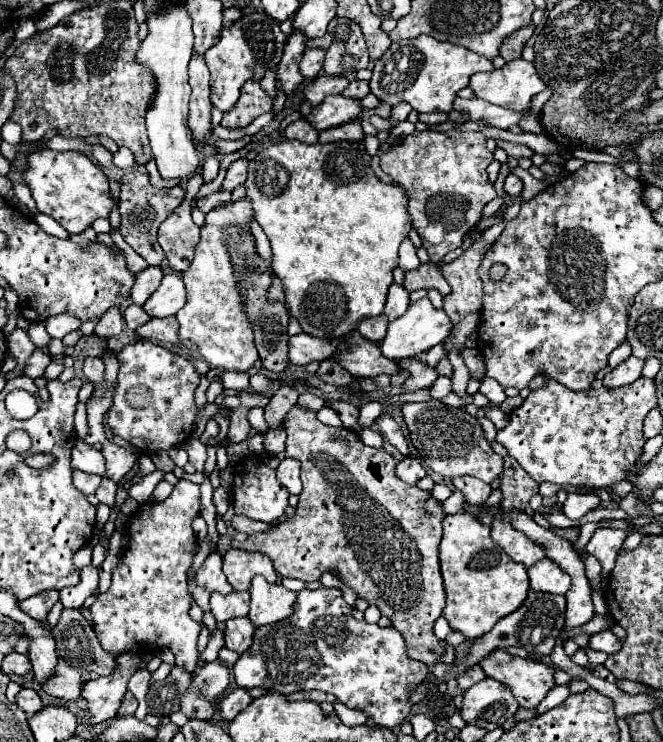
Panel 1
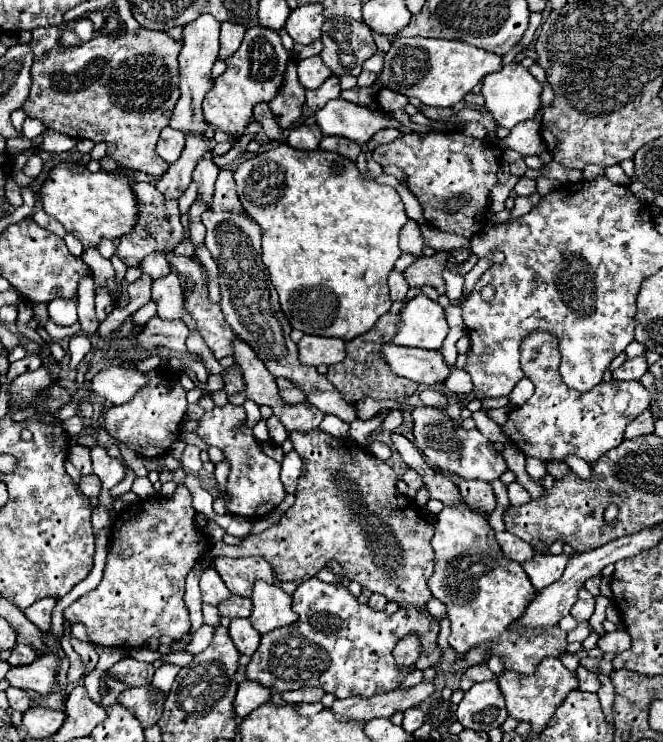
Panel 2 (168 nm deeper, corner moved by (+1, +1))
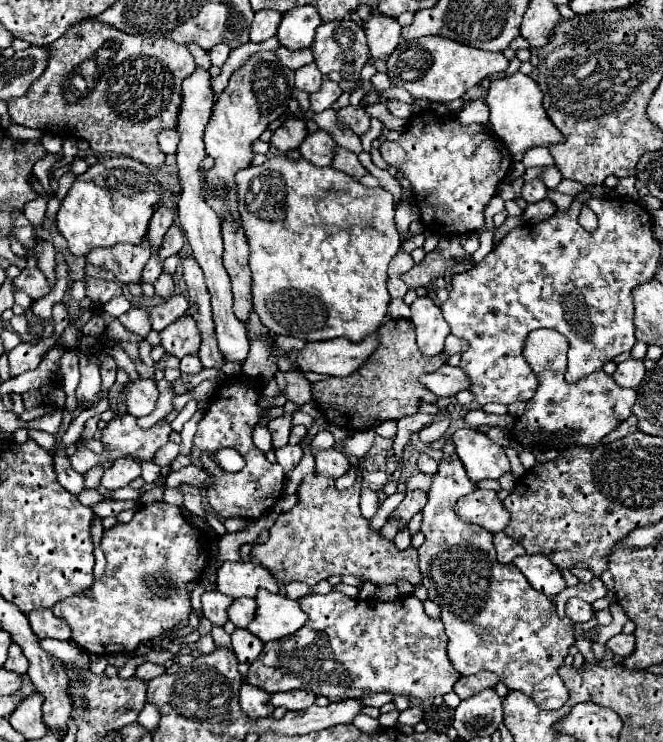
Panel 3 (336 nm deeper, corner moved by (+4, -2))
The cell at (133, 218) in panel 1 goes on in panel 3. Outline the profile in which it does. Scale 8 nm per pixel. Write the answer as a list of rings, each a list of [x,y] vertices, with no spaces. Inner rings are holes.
[[[145,238],[143,244],[139,246],[117,244],[115,248],[109,250],[97,248],[87,256],[87,262],[111,270],[121,284],[131,284],[131,282],[141,282],[141,270],[149,260],[149,256],[151,256],[151,246],[147,244]]]

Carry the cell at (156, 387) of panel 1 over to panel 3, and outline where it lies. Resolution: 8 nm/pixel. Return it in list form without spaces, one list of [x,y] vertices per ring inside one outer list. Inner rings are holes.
[[[123,414],[123,416],[119,416],[119,418],[113,418],[113,420],[107,424],[107,428],[103,430],[101,442],[107,446],[107,452],[105,452],[105,454],[95,454],[95,452],[89,452],[87,448],[81,446],[81,448],[77,450],[77,454],[71,456],[71,464],[73,464],[73,468],[75,468],[79,474],[85,474],[91,470],[91,468],[95,468],[95,466],[109,468],[117,458],[125,458],[127,456],[133,458],[133,456],[135,456],[135,458],[141,458],[141,460],[151,460],[153,454],[155,454],[161,446],[167,444],[169,434],[171,434],[169,424],[159,422],[159,424],[155,424],[153,428],[143,430],[143,428],[137,426],[137,420],[135,420],[131,414]]]

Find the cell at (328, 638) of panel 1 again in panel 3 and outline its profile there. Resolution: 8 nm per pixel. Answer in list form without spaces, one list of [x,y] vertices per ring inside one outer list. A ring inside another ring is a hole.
[[[341,592],[303,596],[299,604],[308,616],[307,624],[299,632],[295,632],[295,636],[265,644],[263,652],[249,668],[247,682],[251,686],[257,686],[269,694],[303,688],[315,692],[317,696],[327,696],[331,702],[359,698],[361,694],[369,692],[403,694],[423,700],[451,692],[455,682],[461,678],[447,656],[447,636],[443,630],[443,622],[439,618],[429,618],[423,610],[421,600],[417,600],[413,594],[401,596],[401,600],[397,598],[391,602],[381,602],[377,598],[361,600],[361,614],[359,602]]]

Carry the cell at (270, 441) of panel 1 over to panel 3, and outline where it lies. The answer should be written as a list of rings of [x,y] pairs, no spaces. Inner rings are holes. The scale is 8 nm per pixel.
[[[285,412],[283,416],[277,416],[273,420],[269,420],[269,432],[271,432],[271,438],[273,438],[273,446],[279,448],[279,446],[285,446],[287,444],[287,438],[289,438],[289,432],[291,432],[291,418],[293,414],[291,412]]]

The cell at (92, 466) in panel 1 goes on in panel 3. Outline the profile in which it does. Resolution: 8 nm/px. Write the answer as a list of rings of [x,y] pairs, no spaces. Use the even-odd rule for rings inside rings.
[[[119,458],[109,470],[105,470],[101,478],[101,486],[107,490],[117,490],[127,486],[137,476],[141,476],[141,464],[135,462],[133,458]]]

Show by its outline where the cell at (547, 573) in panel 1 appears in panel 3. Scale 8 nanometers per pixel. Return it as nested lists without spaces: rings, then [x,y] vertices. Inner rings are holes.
[[[525,554],[513,560],[513,564],[523,572],[529,584],[545,596],[555,596],[565,588],[565,580],[559,568],[545,554]]]

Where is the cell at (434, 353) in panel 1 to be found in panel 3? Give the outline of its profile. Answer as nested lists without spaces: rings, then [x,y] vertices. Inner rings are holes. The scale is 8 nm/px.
[[[445,364],[437,372],[423,376],[423,384],[435,396],[439,396],[439,398],[451,398],[451,396],[459,394],[461,390],[469,390],[471,380],[469,380],[469,376],[461,368],[453,368],[449,364]]]

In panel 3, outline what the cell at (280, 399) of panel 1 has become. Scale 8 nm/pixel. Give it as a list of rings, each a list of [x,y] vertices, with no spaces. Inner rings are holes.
[[[291,370],[291,372],[277,372],[275,380],[281,388],[281,394],[295,402],[297,406],[303,406],[307,402],[311,402],[311,382],[303,376],[303,372],[299,370]]]

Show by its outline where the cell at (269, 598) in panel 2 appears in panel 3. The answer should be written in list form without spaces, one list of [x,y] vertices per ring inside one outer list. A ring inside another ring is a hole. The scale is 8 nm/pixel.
[[[259,592],[257,594],[257,614],[255,620],[247,626],[263,642],[279,640],[295,634],[307,622],[305,612],[299,608],[297,600],[291,600],[283,594]]]

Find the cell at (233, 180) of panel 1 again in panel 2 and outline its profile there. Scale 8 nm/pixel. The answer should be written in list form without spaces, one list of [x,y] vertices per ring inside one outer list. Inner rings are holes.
[[[226,169],[218,175],[216,191],[214,191],[212,201],[210,201],[210,209],[212,211],[234,211],[234,213],[242,211],[240,201],[238,201],[238,193],[236,193],[234,173],[230,169]]]

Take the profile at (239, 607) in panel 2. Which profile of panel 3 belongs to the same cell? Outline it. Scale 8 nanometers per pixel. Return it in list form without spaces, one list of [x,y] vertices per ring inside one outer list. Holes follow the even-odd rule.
[[[237,598],[229,608],[229,620],[237,628],[247,628],[247,624],[255,618],[255,610],[257,610],[255,598]]]

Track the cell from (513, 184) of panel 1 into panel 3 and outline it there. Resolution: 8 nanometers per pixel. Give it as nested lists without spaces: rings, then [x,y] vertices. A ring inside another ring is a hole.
[[[535,178],[531,182],[525,182],[525,186],[523,186],[523,200],[527,204],[535,204],[535,202],[541,202],[545,198],[547,198],[547,186],[545,186],[543,180]]]

